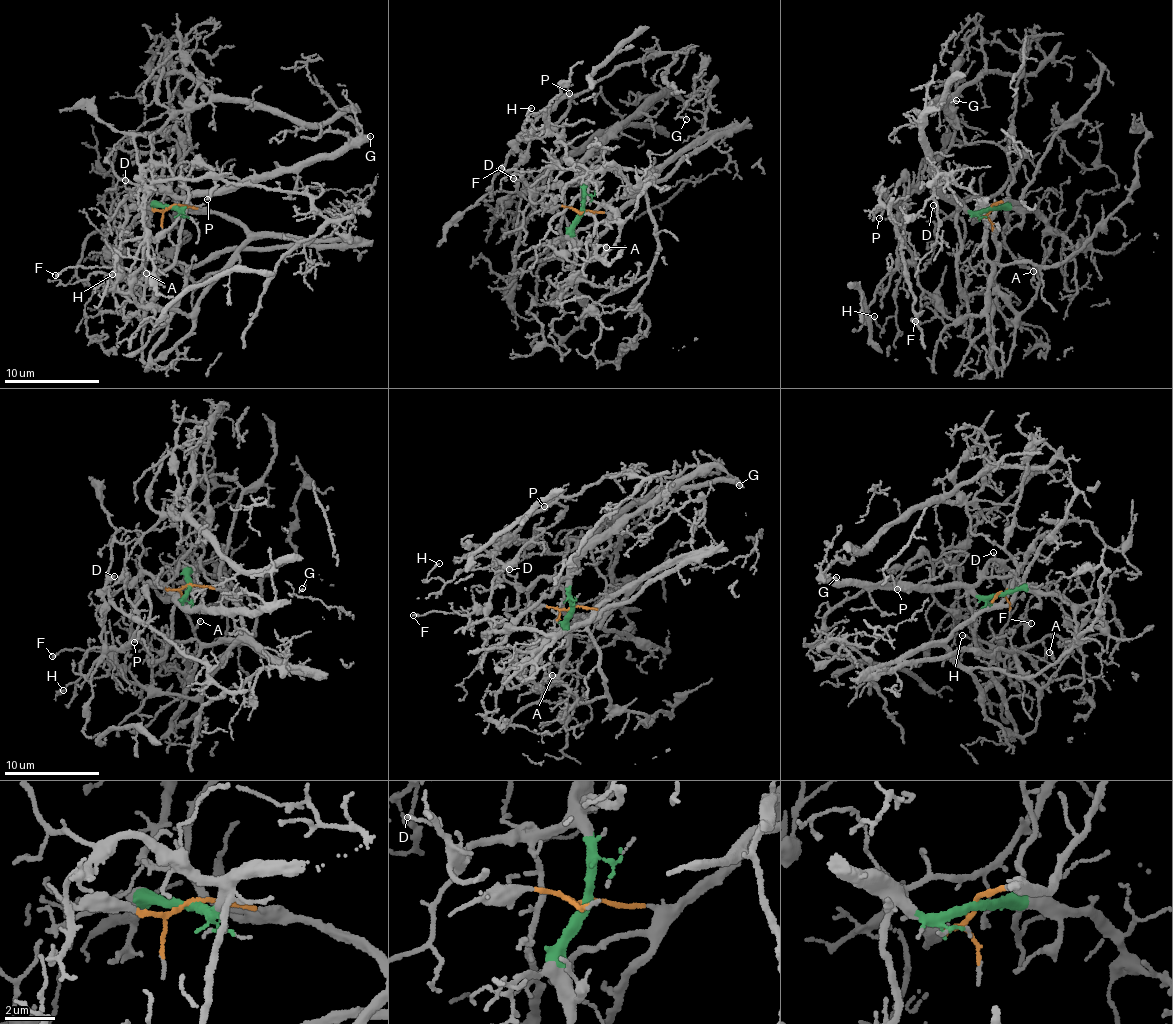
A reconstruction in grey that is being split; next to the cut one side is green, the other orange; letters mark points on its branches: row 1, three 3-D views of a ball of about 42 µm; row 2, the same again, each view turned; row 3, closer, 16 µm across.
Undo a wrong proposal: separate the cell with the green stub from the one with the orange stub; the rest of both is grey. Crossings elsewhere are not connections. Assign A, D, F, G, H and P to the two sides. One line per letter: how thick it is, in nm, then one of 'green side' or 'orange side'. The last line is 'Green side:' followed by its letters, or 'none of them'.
A: 140 nm thick; orange side
D: 110 nm thick; green side
F: 160 nm thick; orange side
G: 90 nm thick; green side
H: 130 nm thick; orange side
P: 180 nm thick; orange side
Green side: D, G

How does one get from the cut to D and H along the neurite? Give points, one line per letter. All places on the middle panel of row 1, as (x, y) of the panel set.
D: (580, 212), (583, 187), (577, 183), (554, 183), (530, 193), (520, 180), (514, 179)
H: (580, 212), (615, 211), (655, 169), (649, 181), (646, 173), (589, 171), (553, 135), (531, 137), (531, 109)

